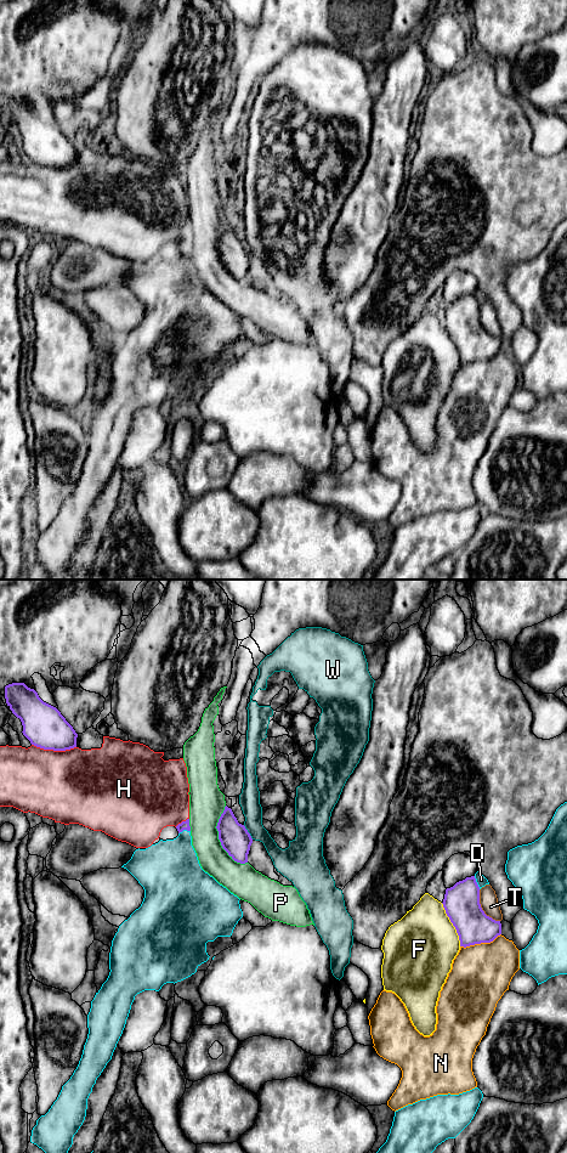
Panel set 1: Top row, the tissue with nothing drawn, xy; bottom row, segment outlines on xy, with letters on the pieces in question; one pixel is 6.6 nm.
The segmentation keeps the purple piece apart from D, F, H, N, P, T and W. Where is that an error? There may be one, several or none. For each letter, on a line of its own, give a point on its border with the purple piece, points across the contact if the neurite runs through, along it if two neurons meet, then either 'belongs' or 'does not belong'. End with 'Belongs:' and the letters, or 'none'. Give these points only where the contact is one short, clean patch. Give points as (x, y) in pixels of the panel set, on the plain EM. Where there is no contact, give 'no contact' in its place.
D: meets purple in xy at (476, 299); does not belong
F: meets purple in xy at (453, 342); does not belong
H: meets purple in xy at (54, 167); does not belong
N: meets purple in xy at (480, 360); does not belong
P: meets purple in xy at (219, 255); belongs
T: meets purple in xy at (481, 326); does not belong
W: meets purple in xy at (248, 249); does not belong
Belongs: P

